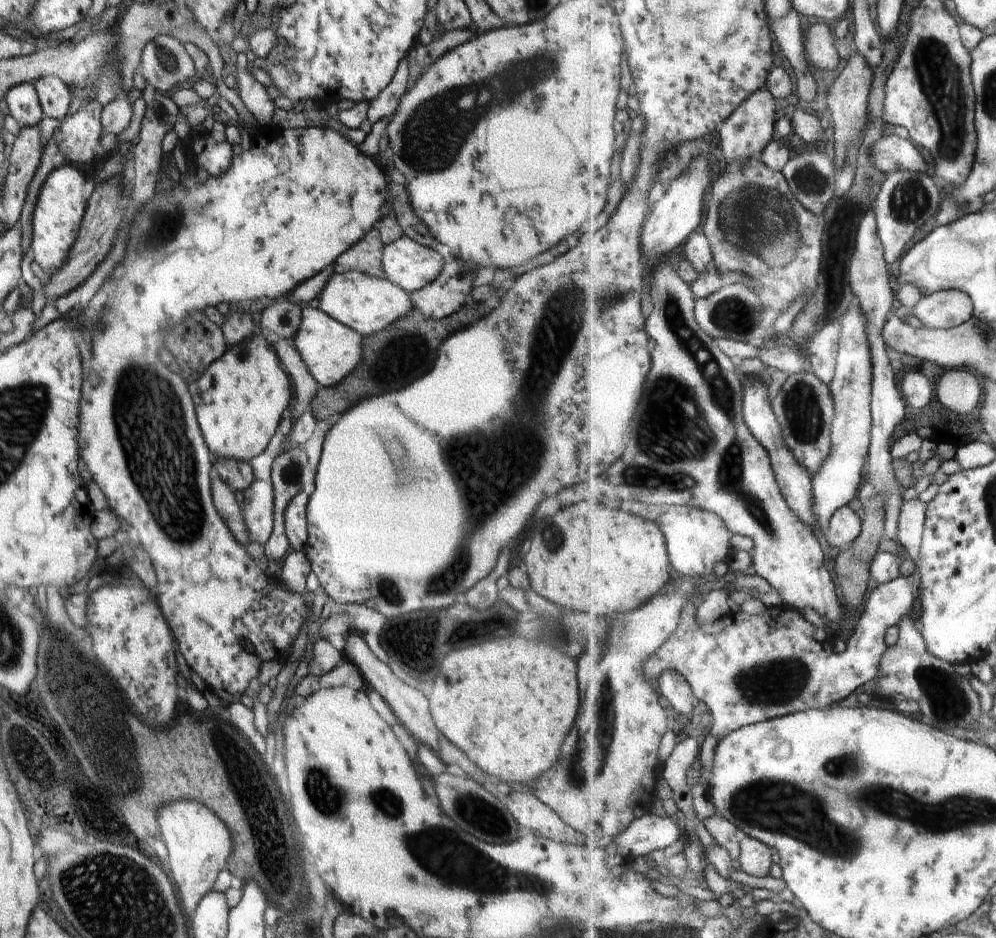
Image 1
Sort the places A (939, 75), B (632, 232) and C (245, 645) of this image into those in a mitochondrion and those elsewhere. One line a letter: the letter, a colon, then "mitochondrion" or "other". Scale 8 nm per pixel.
A: mitochondrion
B: other
C: other

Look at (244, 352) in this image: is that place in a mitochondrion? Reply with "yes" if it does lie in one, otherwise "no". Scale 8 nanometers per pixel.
yes

